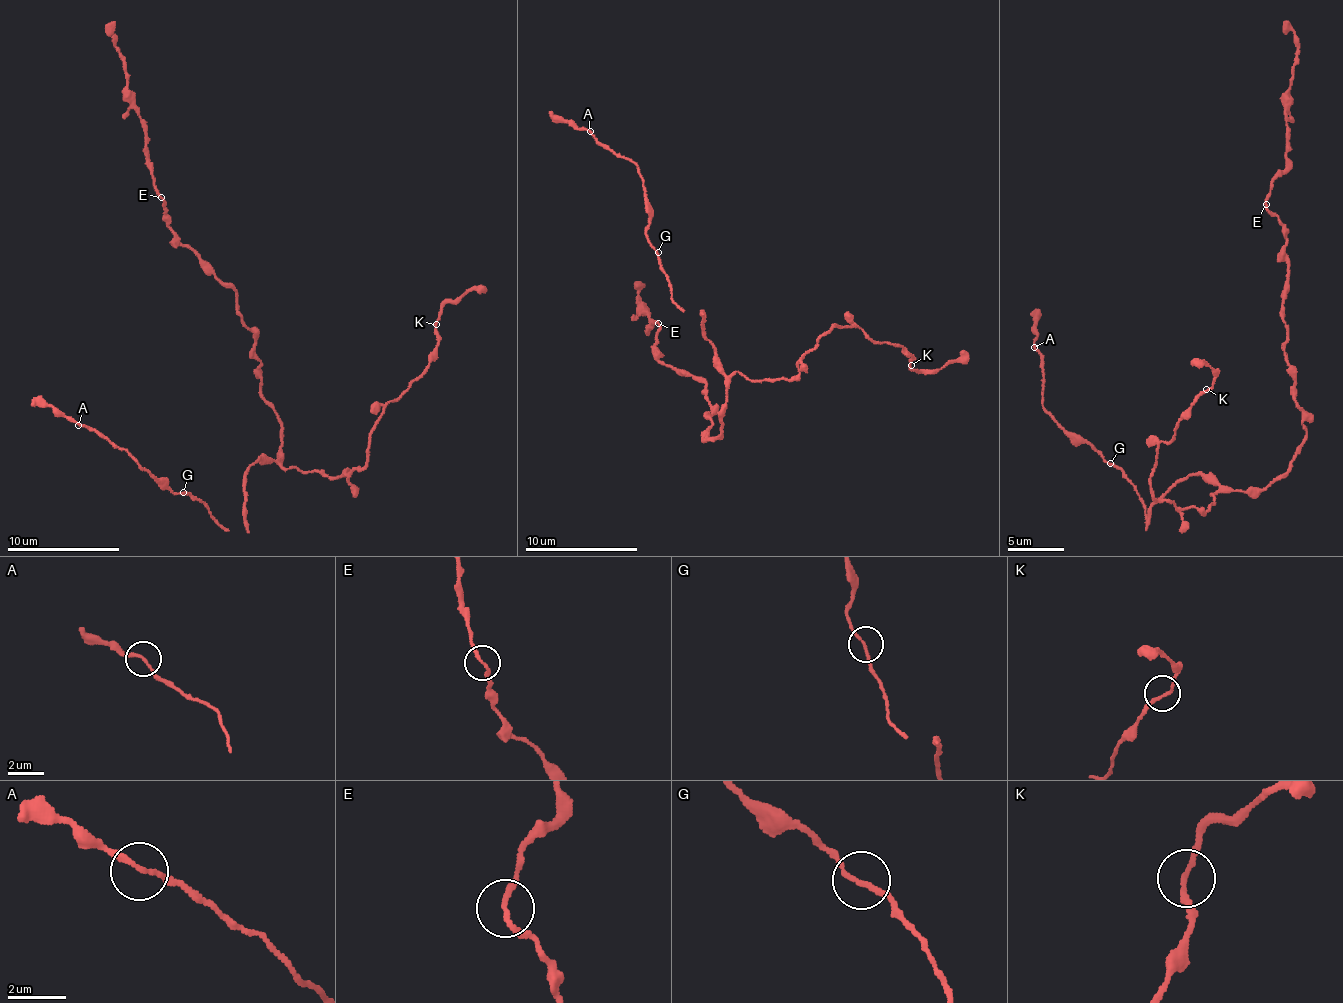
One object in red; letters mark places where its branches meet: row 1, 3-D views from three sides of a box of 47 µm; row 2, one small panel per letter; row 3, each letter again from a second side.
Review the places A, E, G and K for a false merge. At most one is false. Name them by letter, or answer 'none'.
none

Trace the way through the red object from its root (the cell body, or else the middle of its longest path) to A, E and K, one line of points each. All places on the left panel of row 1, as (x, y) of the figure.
A: (282, 429), (282, 459), (248, 468), (243, 523), (228, 528), (78, 425)
E: (282, 429), (260, 390), (262, 362), (255, 358), (255, 333), (242, 322), (236, 292), (175, 241), (160, 197)
K: (282, 429), (278, 464), (329, 477), (358, 470), (384, 405), (428, 364), (436, 324)

